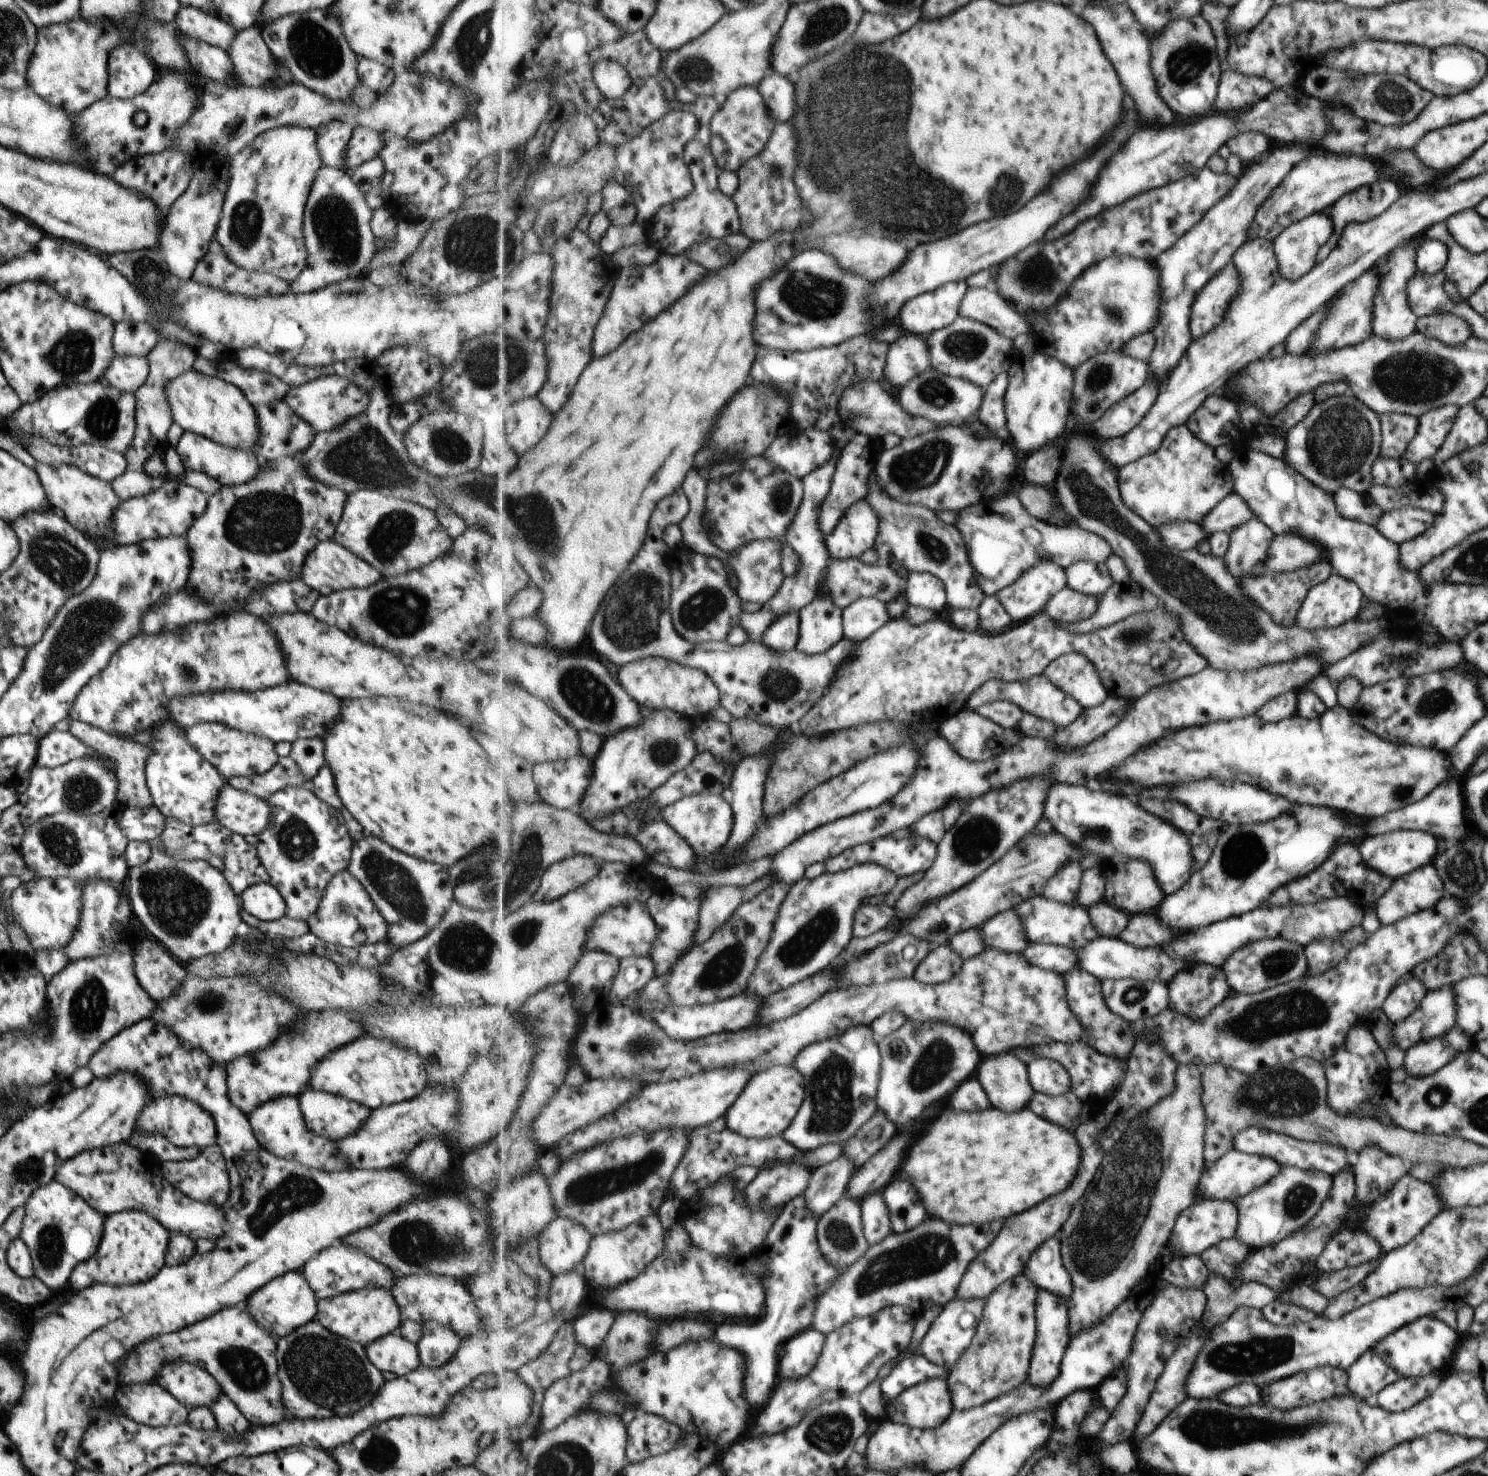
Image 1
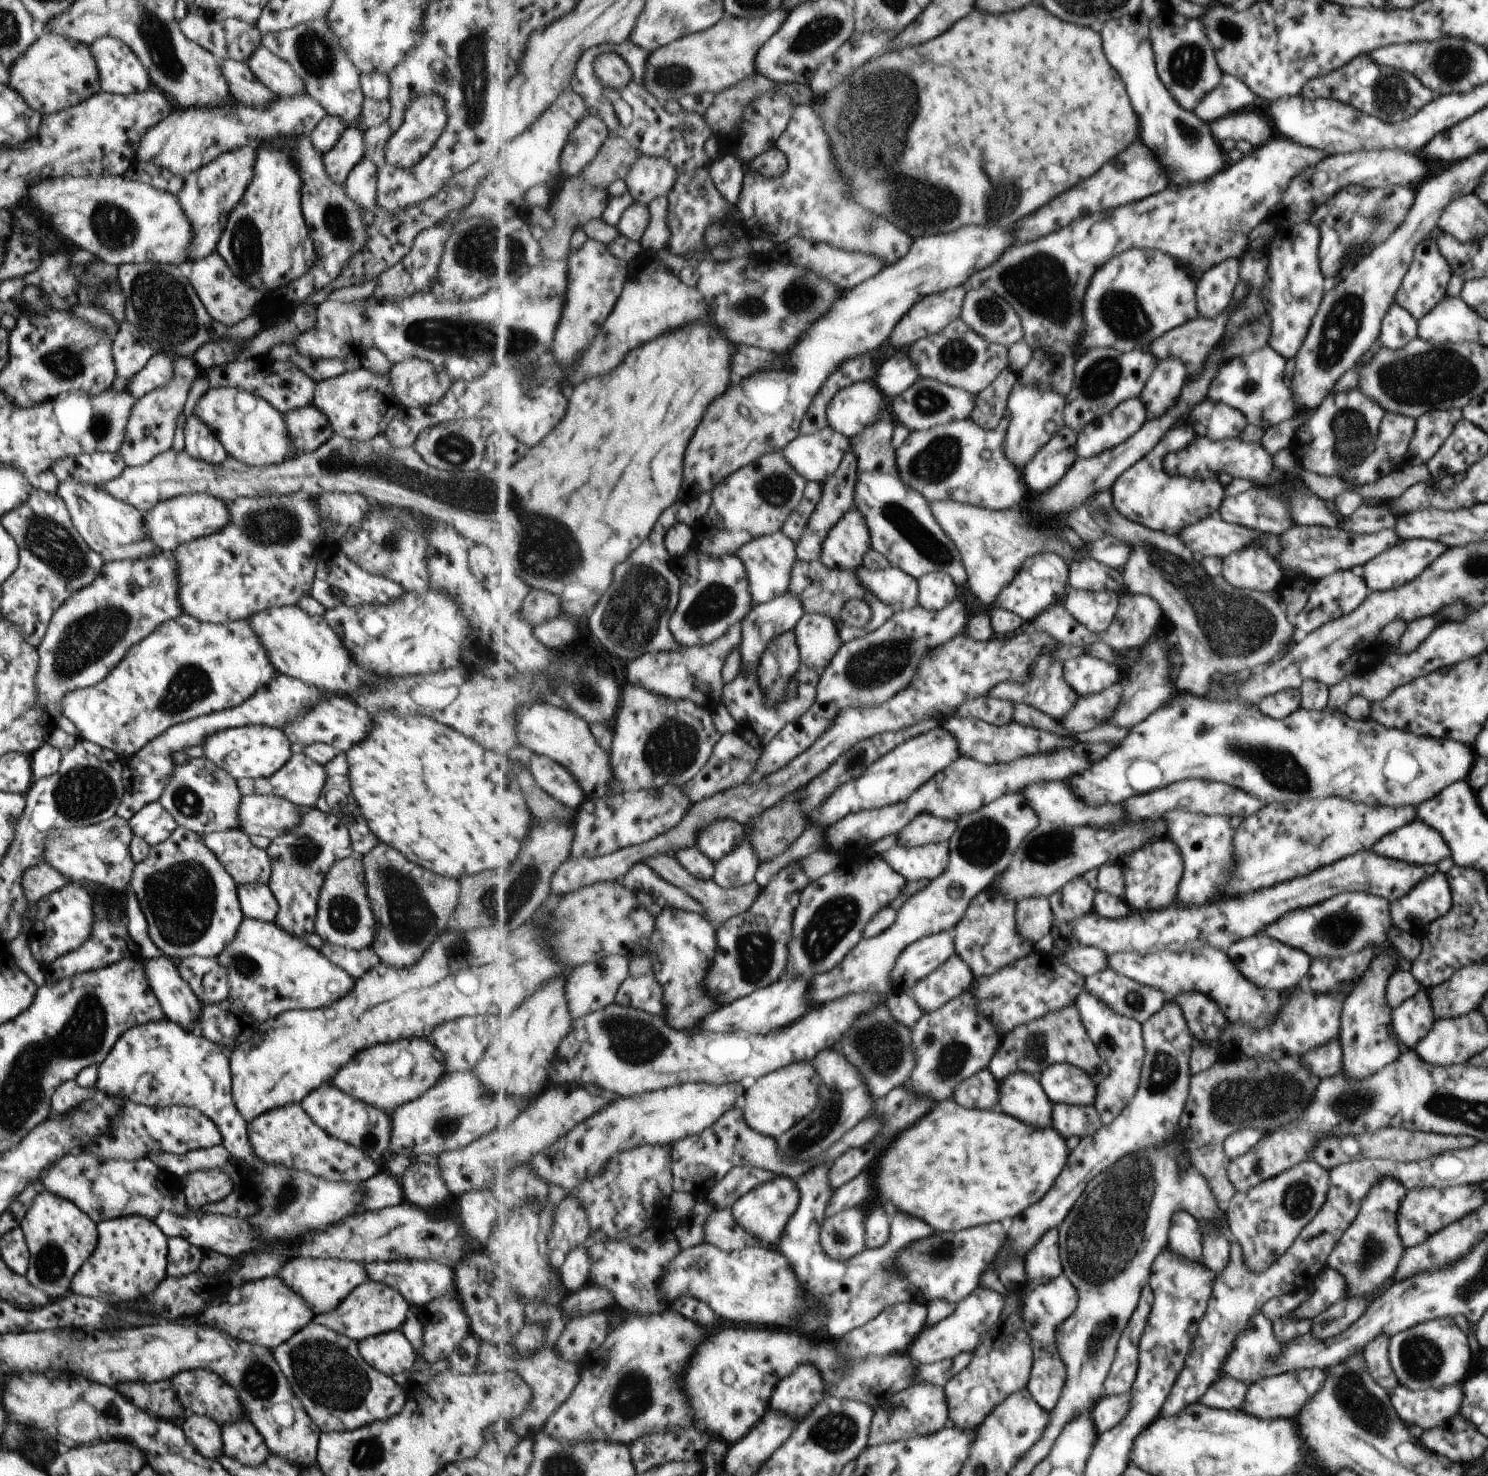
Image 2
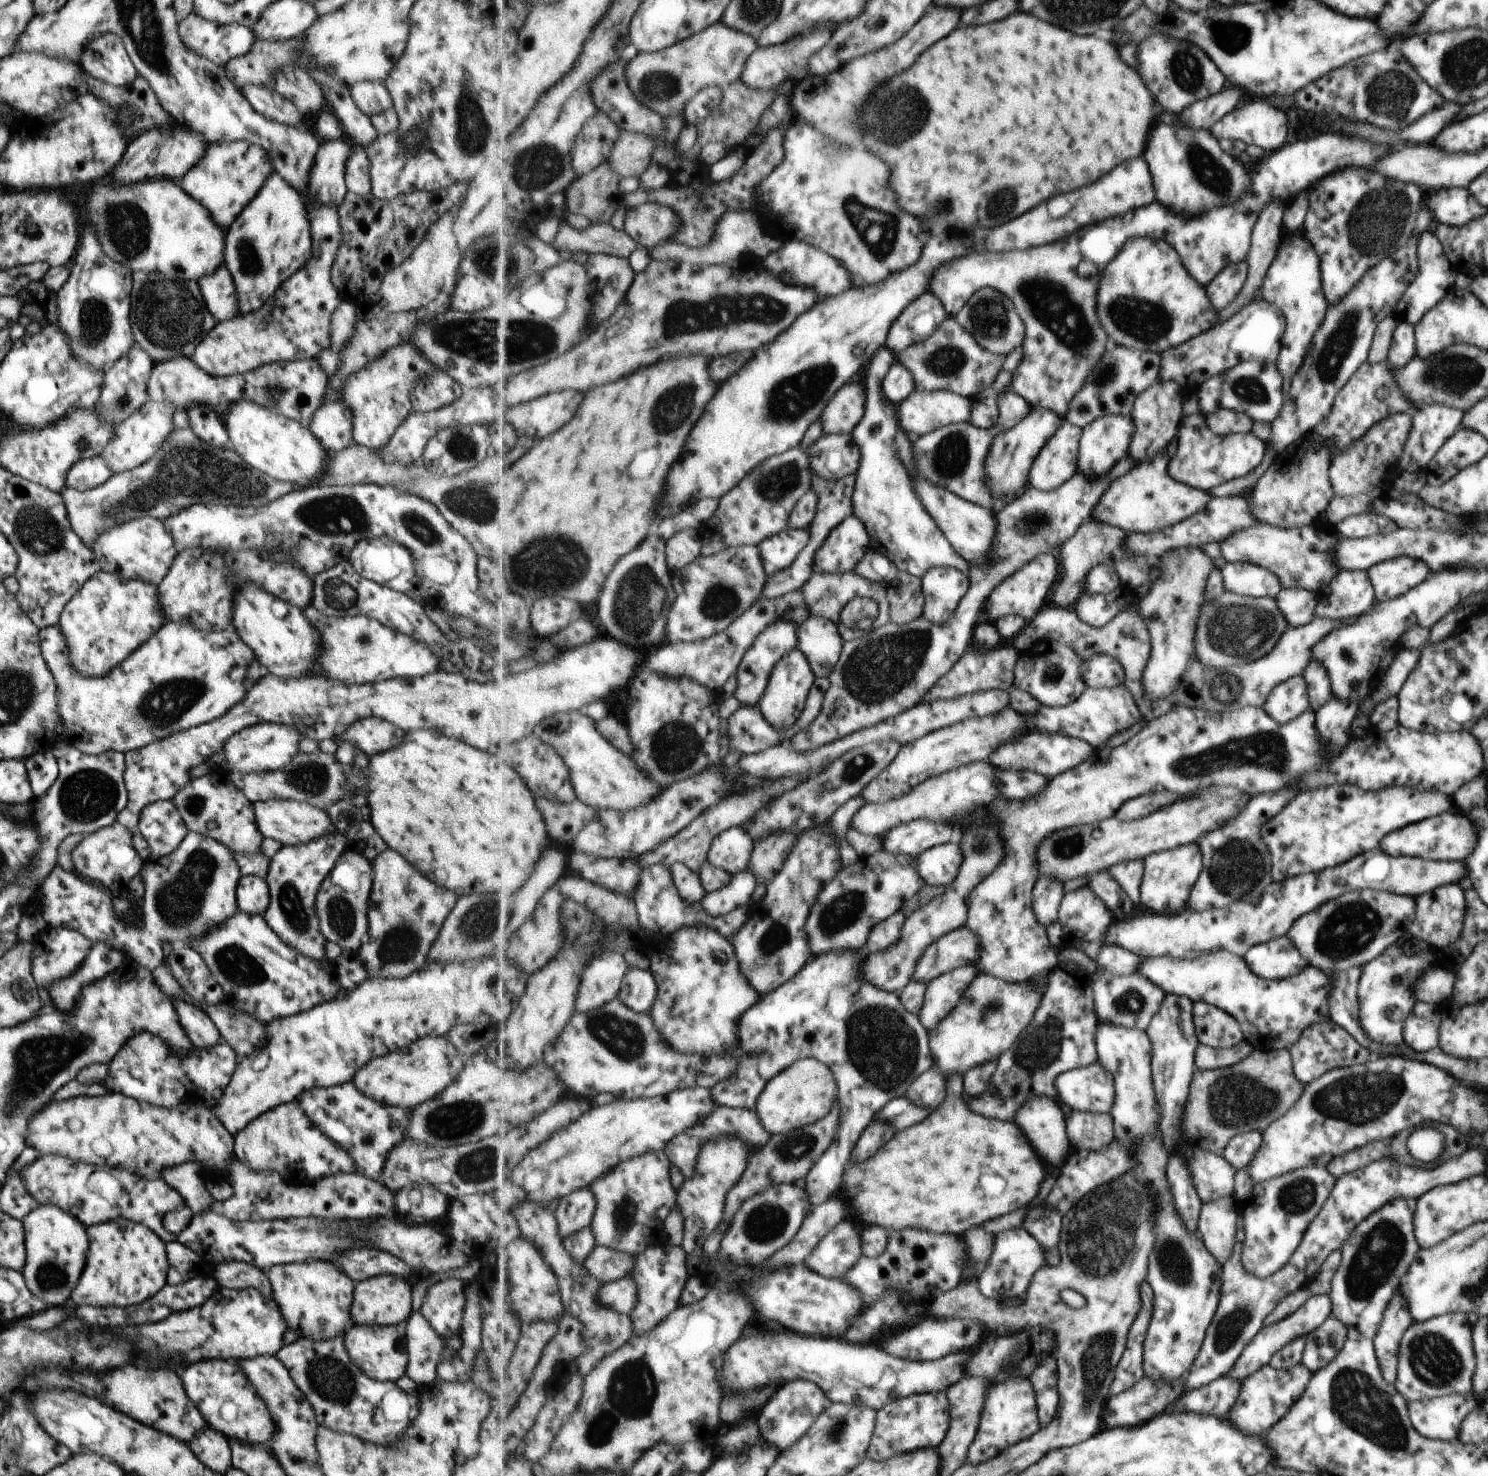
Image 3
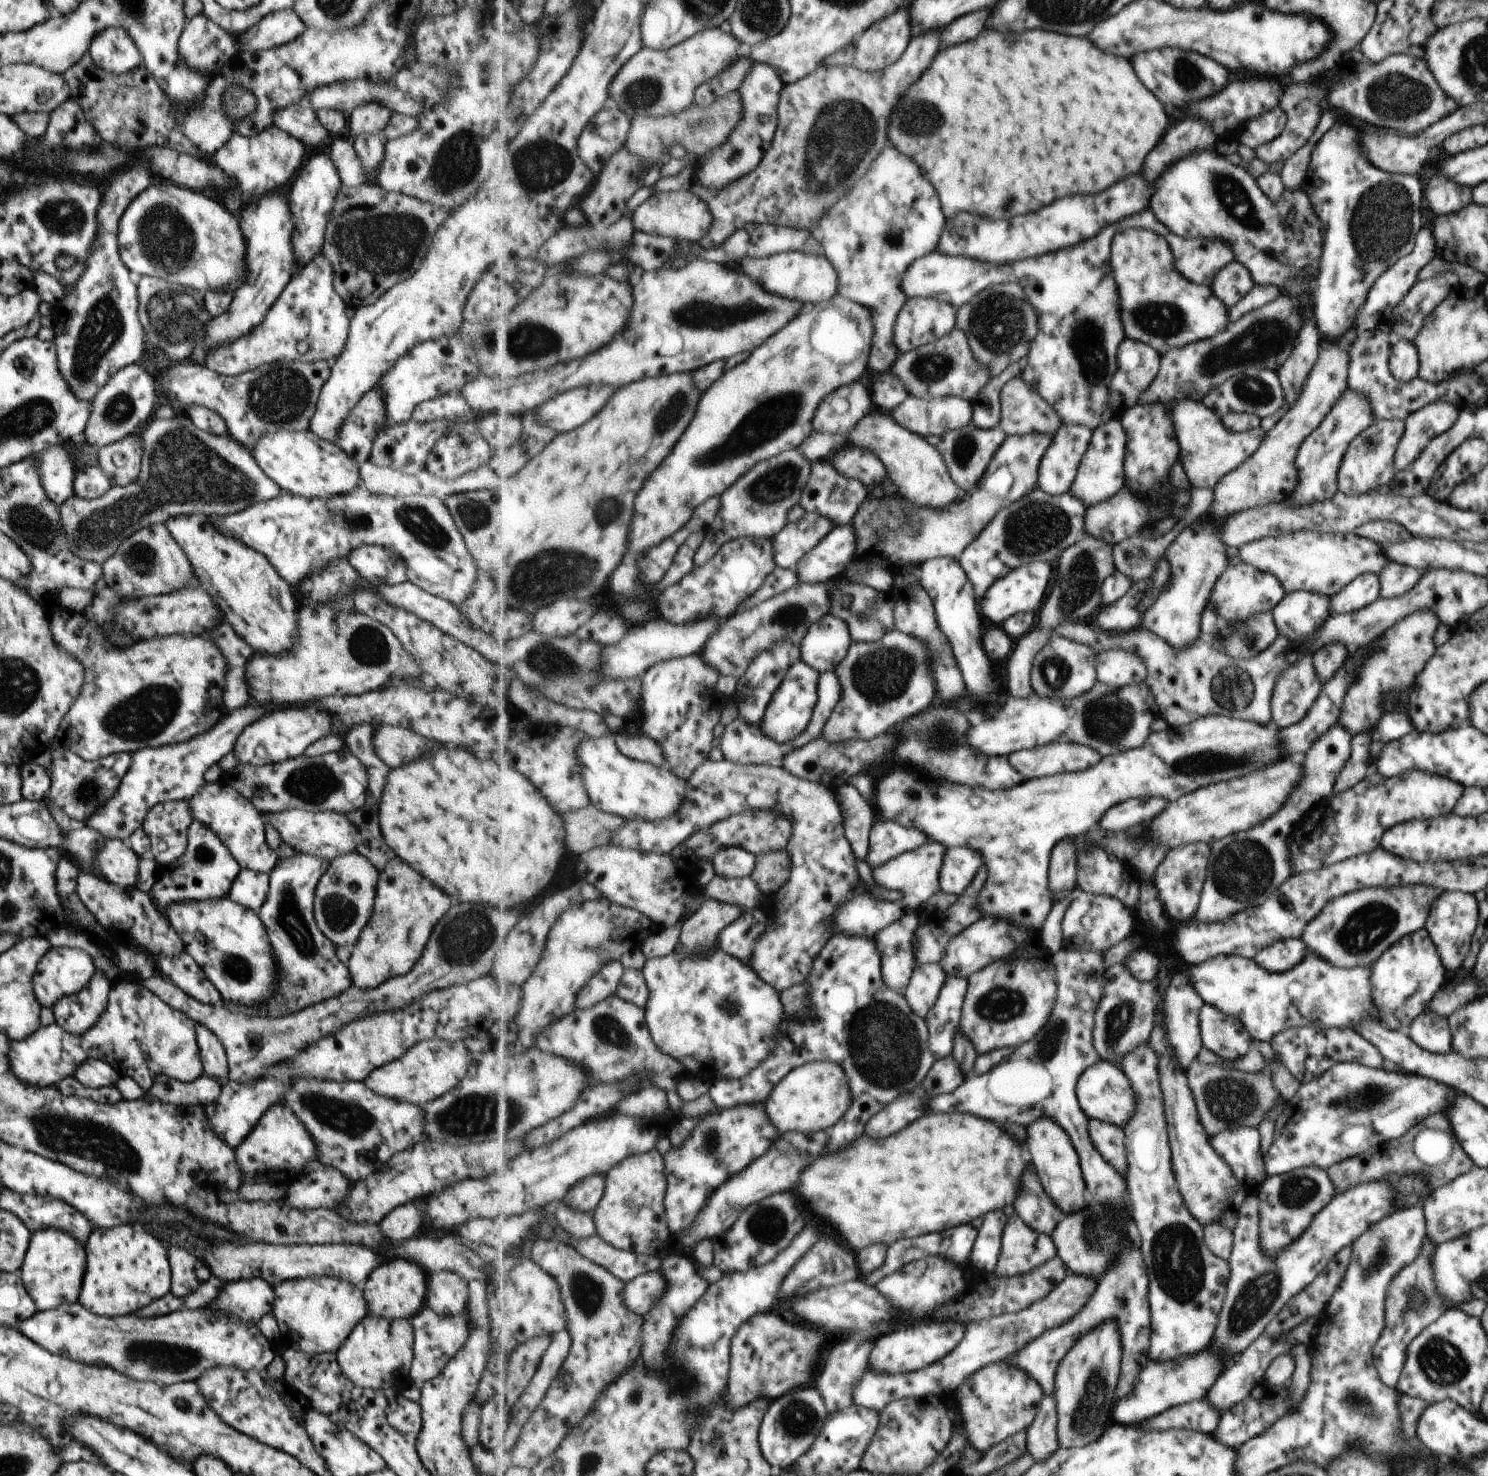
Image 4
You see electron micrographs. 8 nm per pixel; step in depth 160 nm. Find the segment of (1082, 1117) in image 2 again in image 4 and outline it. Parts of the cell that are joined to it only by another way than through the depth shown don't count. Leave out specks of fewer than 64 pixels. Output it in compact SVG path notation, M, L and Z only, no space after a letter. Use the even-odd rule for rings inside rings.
M1089 1119L1089 1132L1093 1146L1101 1152L1101 1156L1119 1173L1127 1173L1127 1148L1125 1148L1125 1130L1123 1126Z

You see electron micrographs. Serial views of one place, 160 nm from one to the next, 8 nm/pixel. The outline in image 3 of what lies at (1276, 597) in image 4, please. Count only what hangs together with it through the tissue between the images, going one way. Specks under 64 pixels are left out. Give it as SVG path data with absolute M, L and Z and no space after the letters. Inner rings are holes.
M1219 562L1222 587L1228 593L1251 598L1274 599L1282 589L1280 581L1268 569L1248 562Z

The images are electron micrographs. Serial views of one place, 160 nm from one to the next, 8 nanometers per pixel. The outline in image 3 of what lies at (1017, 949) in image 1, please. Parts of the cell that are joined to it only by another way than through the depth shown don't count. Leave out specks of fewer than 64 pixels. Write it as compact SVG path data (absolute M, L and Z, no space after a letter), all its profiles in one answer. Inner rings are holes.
M1041 875L1034 891L1034 909L1038 919L1049 926L1057 920L1061 902L1065 898L1063 881L1054 879L1051 875Z

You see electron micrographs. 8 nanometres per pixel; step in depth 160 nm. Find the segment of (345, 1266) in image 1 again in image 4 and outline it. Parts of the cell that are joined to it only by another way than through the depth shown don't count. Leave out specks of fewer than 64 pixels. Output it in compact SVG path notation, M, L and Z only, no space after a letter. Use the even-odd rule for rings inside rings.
M313 1276L313 1278L299 1278L287 1280L273 1288L275 1298L272 1302L272 1315L277 1322L281 1336L288 1343L287 1348L302 1352L304 1355L320 1355L321 1353L335 1353L344 1343L347 1335L359 1320L369 1312L360 1288L338 1278Z

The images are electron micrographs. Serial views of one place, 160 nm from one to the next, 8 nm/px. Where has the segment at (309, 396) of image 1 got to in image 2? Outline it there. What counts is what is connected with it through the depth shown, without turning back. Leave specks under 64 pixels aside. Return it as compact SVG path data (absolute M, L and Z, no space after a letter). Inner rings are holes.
M361 366L334 378L315 382L311 405L327 417L333 435L360 441L383 435L388 422L401 407L393 394L389 372L378 375Z

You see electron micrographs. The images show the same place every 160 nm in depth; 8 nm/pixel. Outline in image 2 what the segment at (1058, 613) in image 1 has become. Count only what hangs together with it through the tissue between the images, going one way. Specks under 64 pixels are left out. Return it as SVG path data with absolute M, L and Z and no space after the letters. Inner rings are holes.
M1072 587L1066 592L1064 605L1072 616L1090 631L1106 631L1115 620L1121 593L1115 591L1086 591Z

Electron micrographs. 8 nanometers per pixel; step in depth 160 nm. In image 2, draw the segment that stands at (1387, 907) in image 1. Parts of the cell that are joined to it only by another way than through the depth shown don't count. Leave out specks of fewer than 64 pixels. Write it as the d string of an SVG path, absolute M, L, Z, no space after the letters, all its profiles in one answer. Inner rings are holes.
M1439 871L1420 880L1407 895L1389 902L1392 924L1420 939L1430 924L1453 908L1448 880Z

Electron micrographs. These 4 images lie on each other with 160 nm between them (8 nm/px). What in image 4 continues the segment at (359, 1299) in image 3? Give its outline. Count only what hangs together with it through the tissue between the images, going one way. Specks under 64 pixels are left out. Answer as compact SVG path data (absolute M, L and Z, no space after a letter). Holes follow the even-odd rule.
M396 1257L378 1264L367 1277L362 1293L369 1313L384 1319L408 1319L424 1306L427 1274L415 1262Z

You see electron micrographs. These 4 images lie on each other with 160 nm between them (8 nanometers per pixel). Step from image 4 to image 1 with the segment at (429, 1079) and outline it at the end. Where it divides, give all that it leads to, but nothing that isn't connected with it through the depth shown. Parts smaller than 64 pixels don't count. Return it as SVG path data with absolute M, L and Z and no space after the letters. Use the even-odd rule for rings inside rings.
M363 1033L352 1043L331 1051L312 1068L309 1088L345 1097L372 1111L417 1096L427 1083L420 1056L390 1040L382 1041Z

